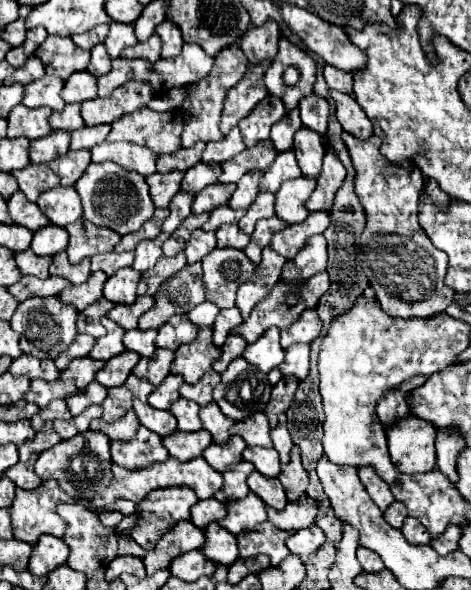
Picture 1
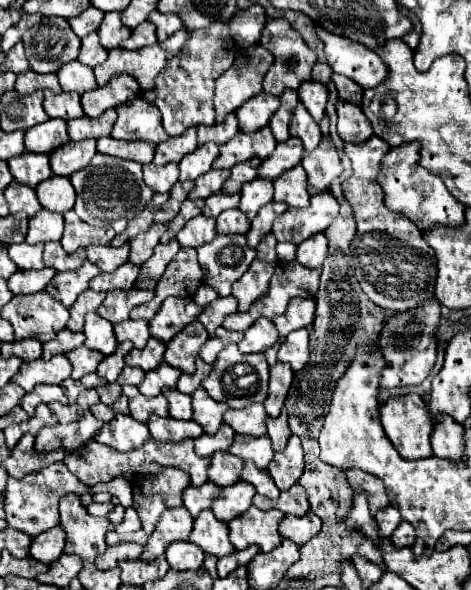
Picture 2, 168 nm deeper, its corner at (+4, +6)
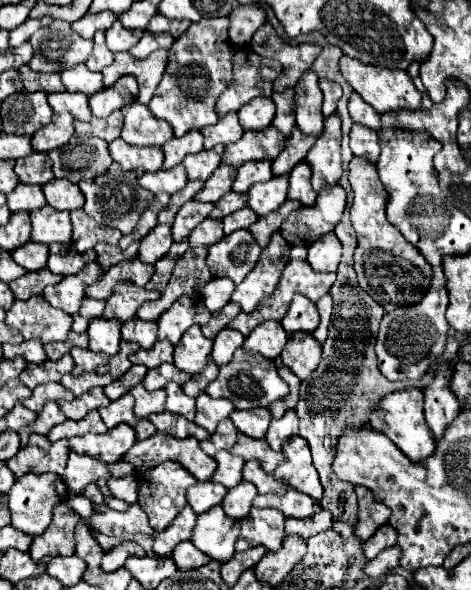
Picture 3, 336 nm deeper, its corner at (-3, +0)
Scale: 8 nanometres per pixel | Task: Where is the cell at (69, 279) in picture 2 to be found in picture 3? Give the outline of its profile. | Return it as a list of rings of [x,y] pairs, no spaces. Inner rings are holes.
[[[91,262],[87,268],[83,268],[75,276],[67,276],[59,284],[47,286],[43,290],[43,296],[45,300],[49,300],[49,304],[73,316],[85,298],[85,288],[91,284],[97,284],[101,276],[103,276],[101,266],[97,262]]]

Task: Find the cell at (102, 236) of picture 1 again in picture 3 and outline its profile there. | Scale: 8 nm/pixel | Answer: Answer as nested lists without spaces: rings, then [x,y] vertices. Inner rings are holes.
[[[83,210],[71,212],[71,222],[73,222],[73,244],[75,244],[77,252],[87,252],[87,250],[95,248],[95,244],[99,244],[99,242],[116,246],[121,240],[119,230],[97,224]]]

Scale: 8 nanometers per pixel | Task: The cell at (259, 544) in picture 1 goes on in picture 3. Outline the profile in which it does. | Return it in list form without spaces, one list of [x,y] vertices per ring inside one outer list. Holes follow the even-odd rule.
[[[251,508],[249,516],[241,520],[241,534],[235,548],[239,552],[253,546],[265,546],[271,552],[279,550],[285,538],[283,522],[285,516],[275,508]]]

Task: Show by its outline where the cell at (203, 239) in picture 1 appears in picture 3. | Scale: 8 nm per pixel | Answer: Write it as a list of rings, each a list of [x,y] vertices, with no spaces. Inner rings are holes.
[[[207,218],[207,220],[203,220],[203,222],[191,232],[191,236],[189,236],[189,246],[191,246],[191,248],[199,248],[199,246],[209,248],[209,246],[213,246],[215,242],[219,242],[223,236],[225,236],[225,234],[223,234],[223,228],[221,228],[221,220],[211,220],[211,218]]]

